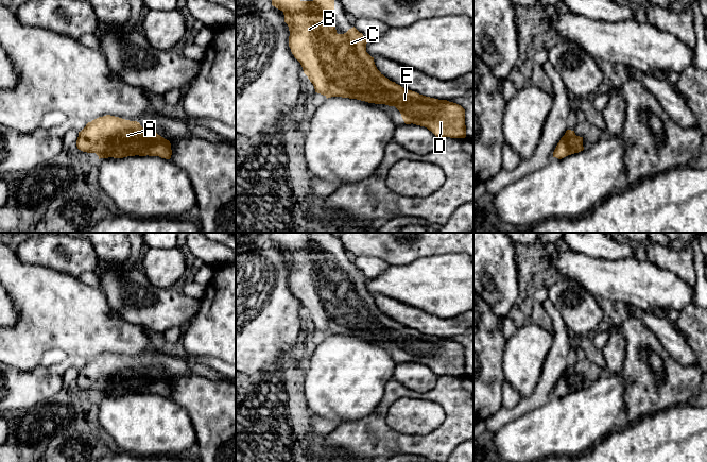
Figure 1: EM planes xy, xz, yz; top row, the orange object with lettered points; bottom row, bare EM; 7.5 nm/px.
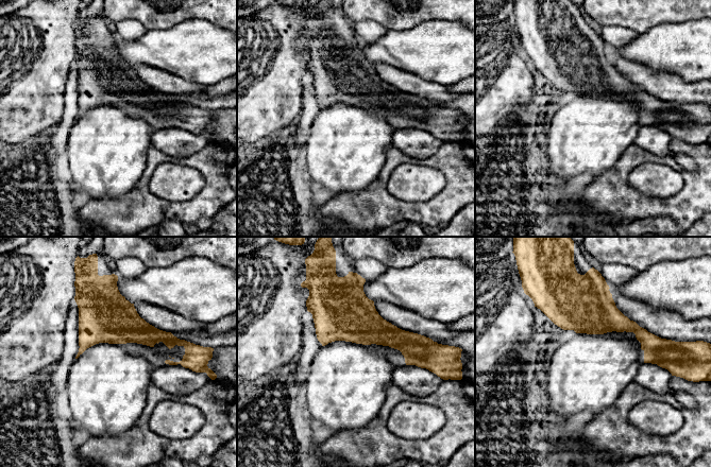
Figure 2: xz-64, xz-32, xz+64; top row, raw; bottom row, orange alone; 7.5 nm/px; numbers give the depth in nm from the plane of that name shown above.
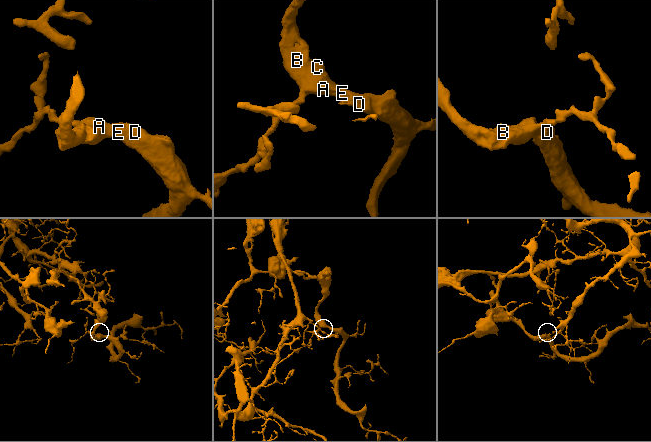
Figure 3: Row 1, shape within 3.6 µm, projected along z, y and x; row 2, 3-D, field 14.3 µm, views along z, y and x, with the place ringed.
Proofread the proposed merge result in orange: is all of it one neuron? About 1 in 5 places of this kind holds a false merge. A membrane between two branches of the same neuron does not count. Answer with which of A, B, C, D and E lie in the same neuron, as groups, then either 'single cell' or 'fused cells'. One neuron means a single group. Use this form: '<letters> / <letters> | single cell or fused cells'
A B C D E | single cell

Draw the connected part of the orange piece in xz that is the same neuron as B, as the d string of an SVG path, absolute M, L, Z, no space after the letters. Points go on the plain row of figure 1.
M271 233L272 243L283 250L289 264L289 285L300 301L315 330L331 335L357 337L375 342L395 344L406 362L427 365L437 376L465 376L465 347L453 340L419 332L385 315L366 290L367 278L355 264L338 272L334 262L334 237L314 233L313 239L300 239L298 233Z

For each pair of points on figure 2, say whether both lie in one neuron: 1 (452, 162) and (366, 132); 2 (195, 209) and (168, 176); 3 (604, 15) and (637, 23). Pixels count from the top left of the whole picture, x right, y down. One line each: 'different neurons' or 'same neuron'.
1: different neurons
2: different neurons
3: same neuron

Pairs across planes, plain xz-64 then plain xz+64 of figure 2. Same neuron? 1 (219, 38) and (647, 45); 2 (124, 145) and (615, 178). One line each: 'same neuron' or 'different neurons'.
1: same neuron
2: different neurons

